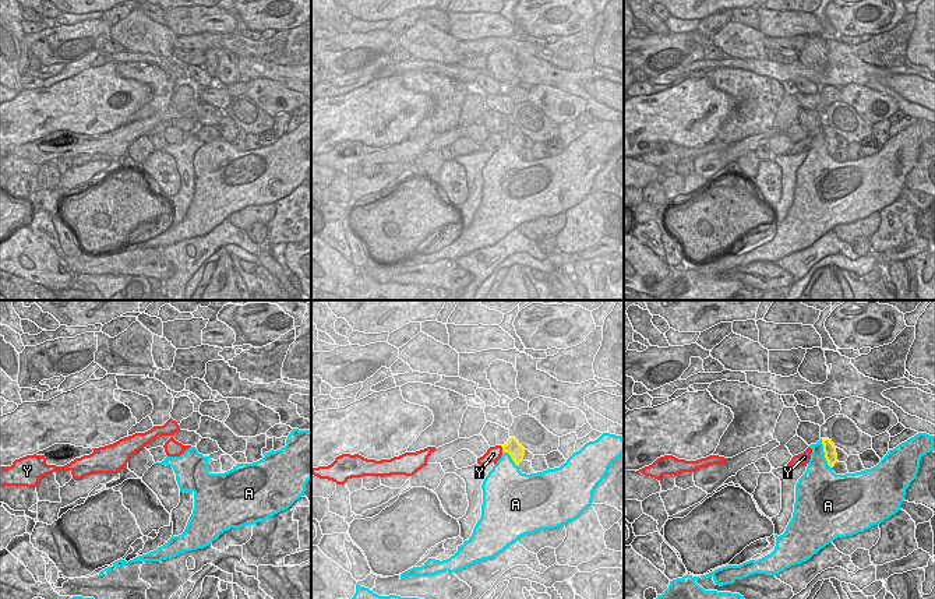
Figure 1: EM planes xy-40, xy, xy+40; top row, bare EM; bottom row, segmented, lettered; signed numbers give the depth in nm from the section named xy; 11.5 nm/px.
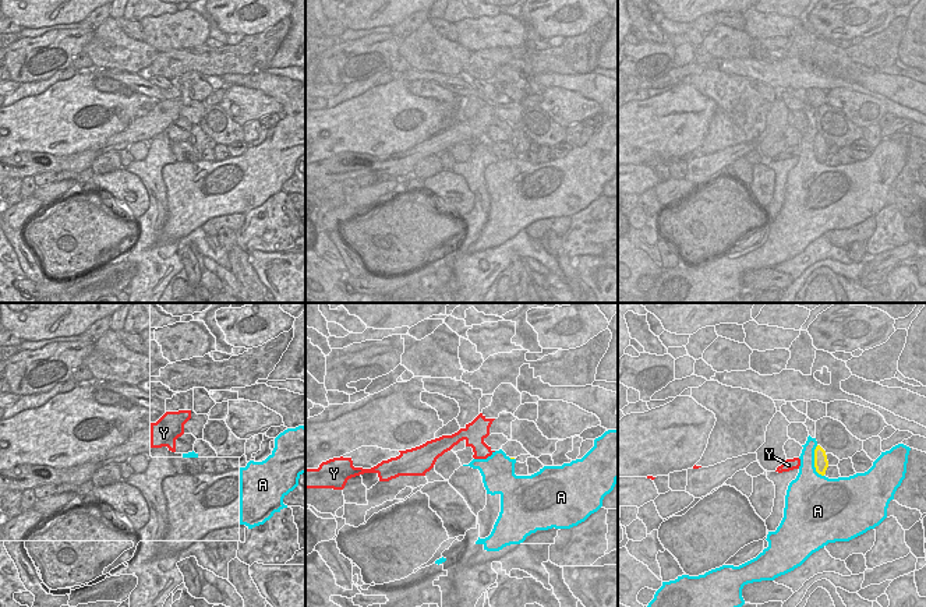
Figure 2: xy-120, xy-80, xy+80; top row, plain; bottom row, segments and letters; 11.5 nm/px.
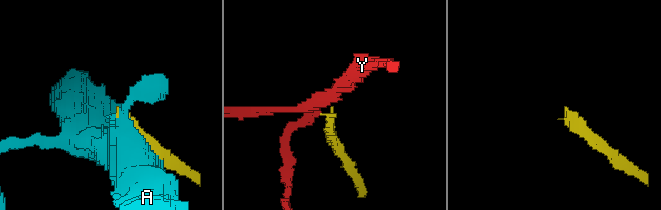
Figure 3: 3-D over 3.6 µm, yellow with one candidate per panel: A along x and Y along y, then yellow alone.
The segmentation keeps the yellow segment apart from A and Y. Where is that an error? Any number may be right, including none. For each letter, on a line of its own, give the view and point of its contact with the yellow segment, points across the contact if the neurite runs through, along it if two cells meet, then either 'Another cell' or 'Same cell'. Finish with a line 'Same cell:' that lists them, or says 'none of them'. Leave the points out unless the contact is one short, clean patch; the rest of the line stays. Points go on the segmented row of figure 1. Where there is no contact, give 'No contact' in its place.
A: Touches yellow at xy+40 (825, 454). Another cell
Y: Touches yellow at xy (503, 450). Boundary: xy (500, 446), (503, 453). Another cell
Same cell: none of them

